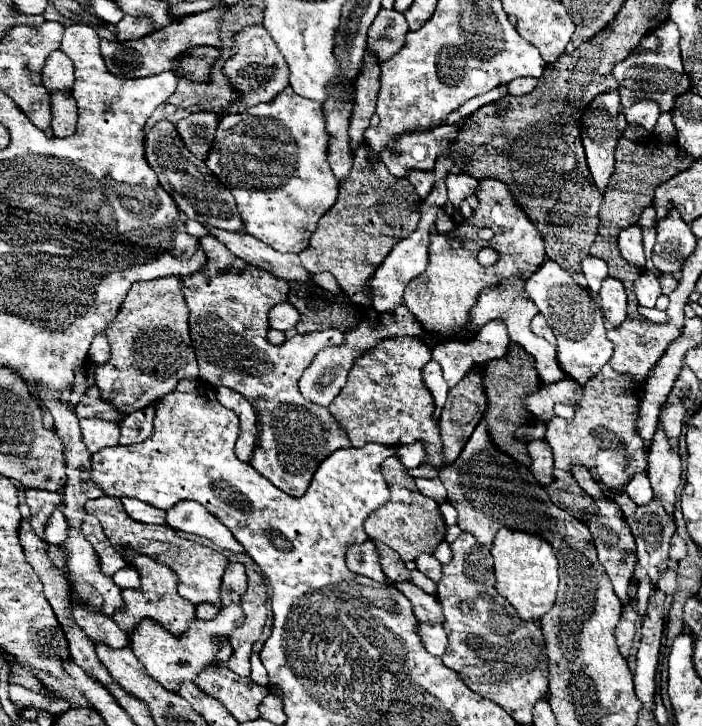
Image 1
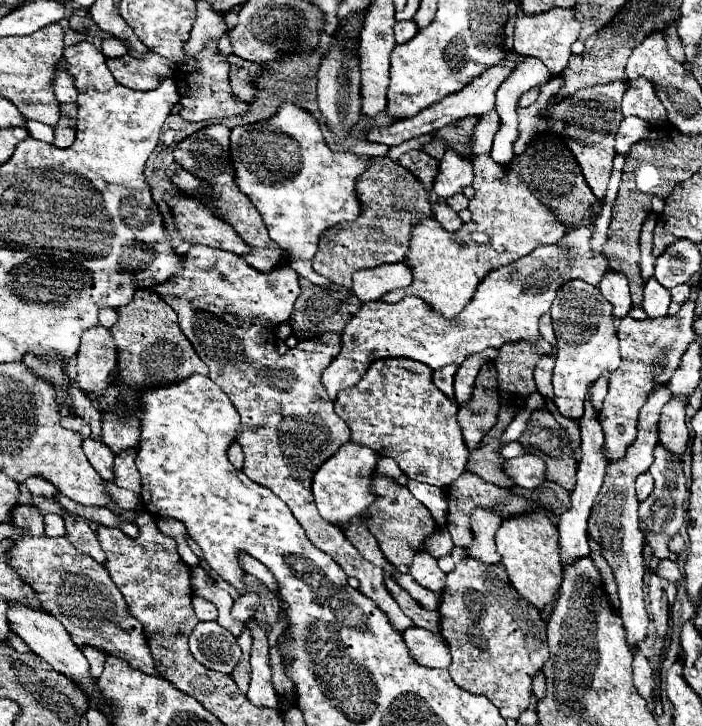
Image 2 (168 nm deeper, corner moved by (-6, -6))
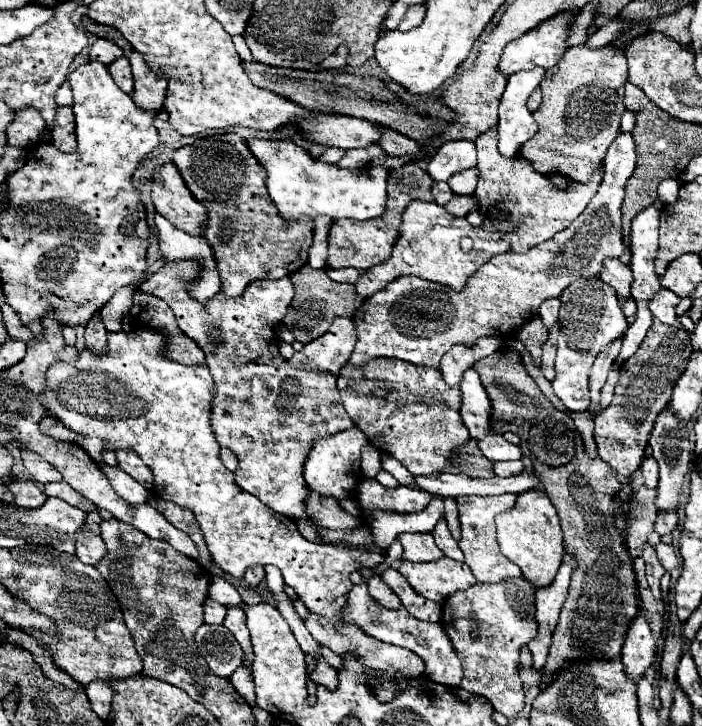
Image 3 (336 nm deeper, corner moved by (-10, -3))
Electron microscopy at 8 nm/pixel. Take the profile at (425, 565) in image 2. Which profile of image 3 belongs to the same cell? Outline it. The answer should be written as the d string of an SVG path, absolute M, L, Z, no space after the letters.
M442 557L430 563L408 563L404 561L398 573L412 585L412 589L424 597L446 597L454 595L454 587L472 587L476 579L468 571L466 563Z

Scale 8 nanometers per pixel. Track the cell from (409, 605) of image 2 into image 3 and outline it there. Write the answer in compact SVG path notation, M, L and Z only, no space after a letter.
M378 575L370 577L368 595L372 595L372 599L376 599L376 603L380 603L382 607L388 607L388 609L400 607L400 599L388 589L388 585L384 585L384 581Z

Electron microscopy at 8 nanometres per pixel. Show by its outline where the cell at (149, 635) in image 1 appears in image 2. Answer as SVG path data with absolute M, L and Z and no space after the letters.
M248 592L248 594L242 594L234 606L232 606L232 616L238 620L238 622L246 622L250 618L254 618L254 612L258 610L260 606L260 598L258 594L254 592Z

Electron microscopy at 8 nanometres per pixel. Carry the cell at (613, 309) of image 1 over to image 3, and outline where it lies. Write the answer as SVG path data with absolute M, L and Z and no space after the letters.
M604 259L602 271L600 271L600 279L604 283L608 283L610 287L616 289L620 303L624 303L624 299L630 297L630 285L632 285L632 271L626 263L622 263L620 259Z

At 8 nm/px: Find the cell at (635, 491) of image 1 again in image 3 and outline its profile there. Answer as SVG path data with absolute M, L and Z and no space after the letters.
M644 457L642 463L640 463L640 471L642 471L644 481L646 481L644 485L650 487L650 489L654 489L656 483L658 483L658 467L656 467L656 461L652 457Z

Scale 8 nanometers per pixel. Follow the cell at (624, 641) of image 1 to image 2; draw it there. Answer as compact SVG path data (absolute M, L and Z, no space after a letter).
M640 648L634 650L632 668L634 668L634 686L636 686L638 694L646 698L654 690L654 674L652 674L652 668Z

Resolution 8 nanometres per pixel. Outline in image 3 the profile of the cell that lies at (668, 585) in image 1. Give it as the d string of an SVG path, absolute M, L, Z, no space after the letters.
M658 543L658 545L656 545L656 555L658 555L658 561L664 565L664 569L672 571L674 567L678 567L678 557L676 557L674 545Z

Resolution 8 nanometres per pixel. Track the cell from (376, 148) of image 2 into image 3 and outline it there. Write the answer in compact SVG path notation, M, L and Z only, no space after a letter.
M328 147L320 157L318 157L318 161L322 161L322 163L338 163L340 159L342 159L342 155L344 155L346 151L342 151L342 149L334 149L334 147Z

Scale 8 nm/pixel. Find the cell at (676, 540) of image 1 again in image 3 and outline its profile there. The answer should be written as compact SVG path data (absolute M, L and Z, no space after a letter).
M658 511L658 515L656 515L656 531L660 535L672 533L676 529L676 523L678 523L676 511Z

